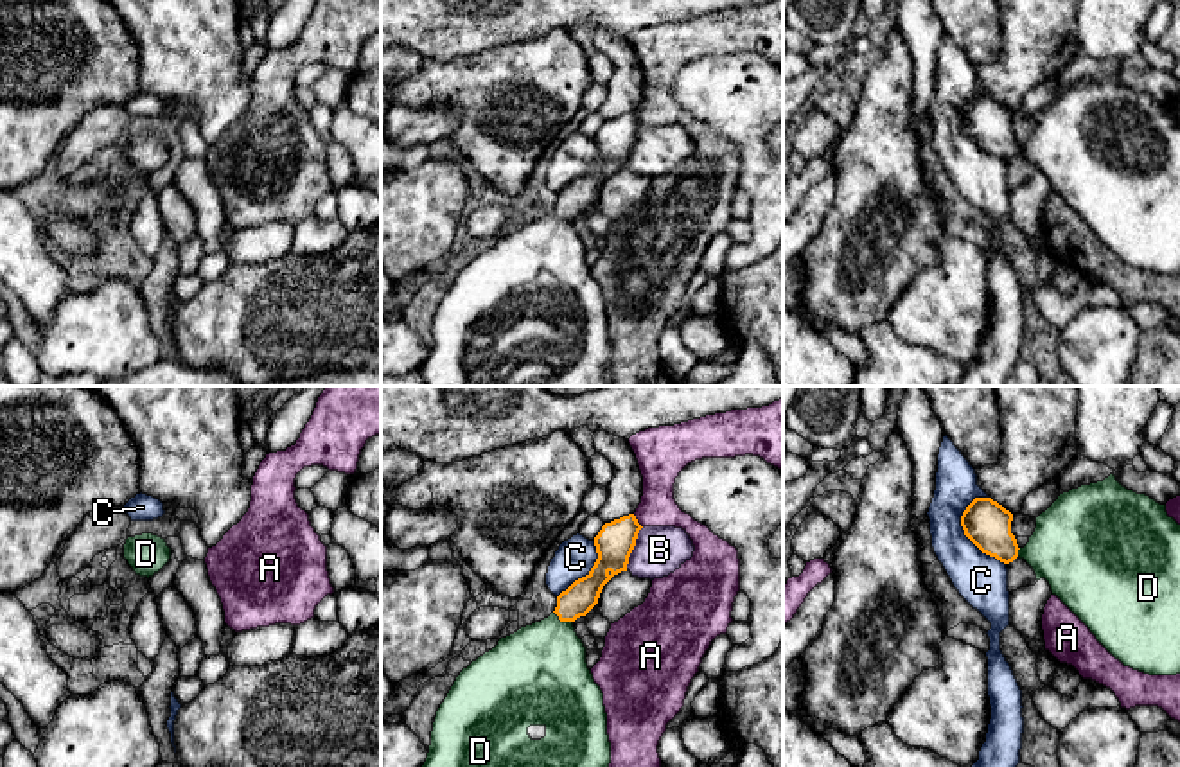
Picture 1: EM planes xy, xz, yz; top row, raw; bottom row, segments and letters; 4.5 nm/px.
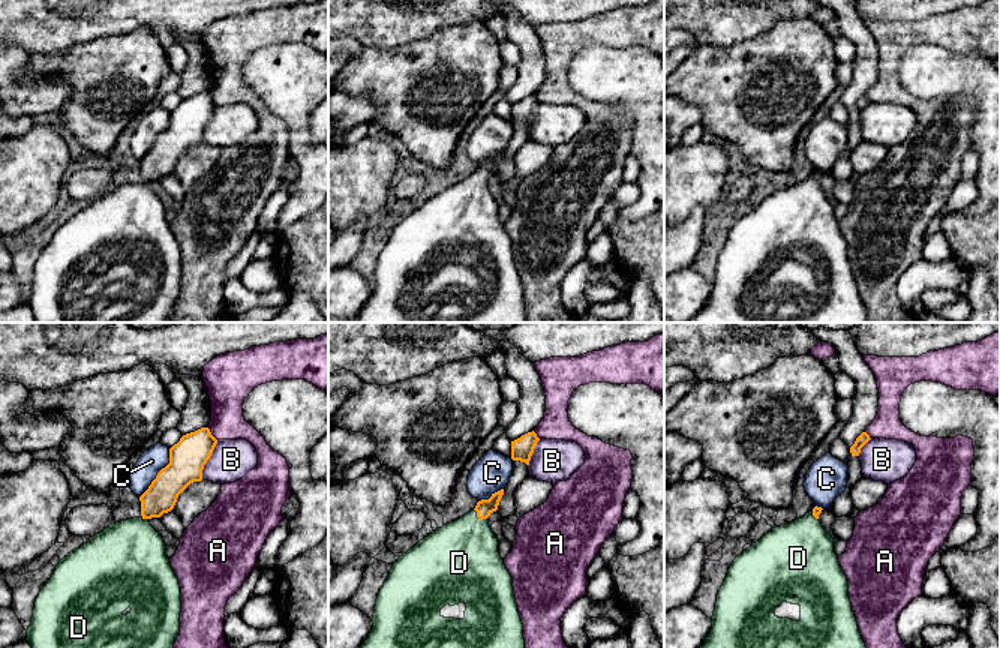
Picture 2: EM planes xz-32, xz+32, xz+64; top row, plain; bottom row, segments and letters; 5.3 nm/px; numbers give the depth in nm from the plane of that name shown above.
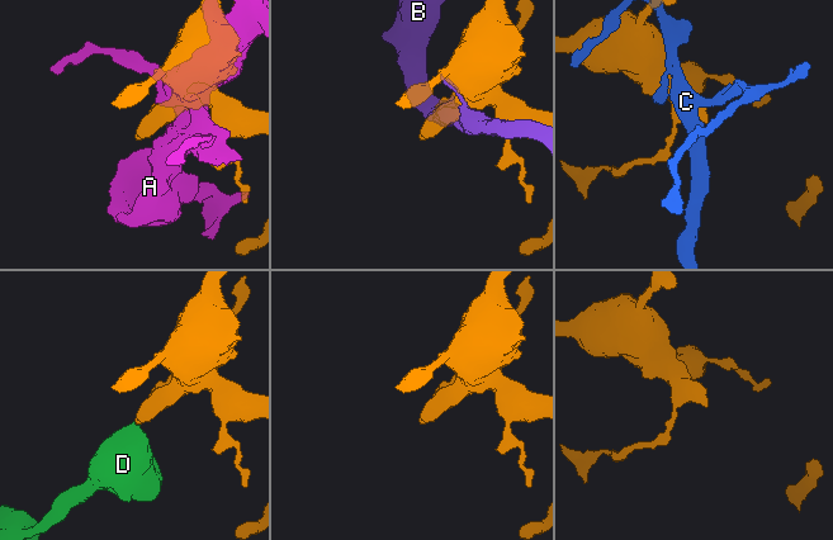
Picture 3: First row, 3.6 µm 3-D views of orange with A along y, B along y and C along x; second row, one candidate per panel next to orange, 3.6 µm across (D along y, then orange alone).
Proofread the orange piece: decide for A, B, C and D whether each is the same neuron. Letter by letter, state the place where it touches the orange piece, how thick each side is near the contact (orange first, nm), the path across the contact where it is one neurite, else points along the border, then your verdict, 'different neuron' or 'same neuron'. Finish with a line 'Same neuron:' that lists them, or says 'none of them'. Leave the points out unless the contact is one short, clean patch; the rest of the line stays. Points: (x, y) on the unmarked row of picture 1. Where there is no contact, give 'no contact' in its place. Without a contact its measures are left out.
A: meets orange in xz at (636, 119); 170 nm thick on the orange side, 160 nm on the other; different neuron
B: meets orange in xz at (633, 146); 170 nm thick on the orange side, 220 nm on the other; different neuron
C: meets orange in yz at (967, 133); 200 nm thick on the orange side, 220 nm on the other; different neuron
D: meets orange in xz at (563, 218); 150 nm thick on the orange side, 400 nm on the other; runs through xz (582, 193), (566, 209), (563, 218), (548, 257), (539, 268); same neuron
Same neuron: D

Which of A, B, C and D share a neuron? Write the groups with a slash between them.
A / B / C / D

